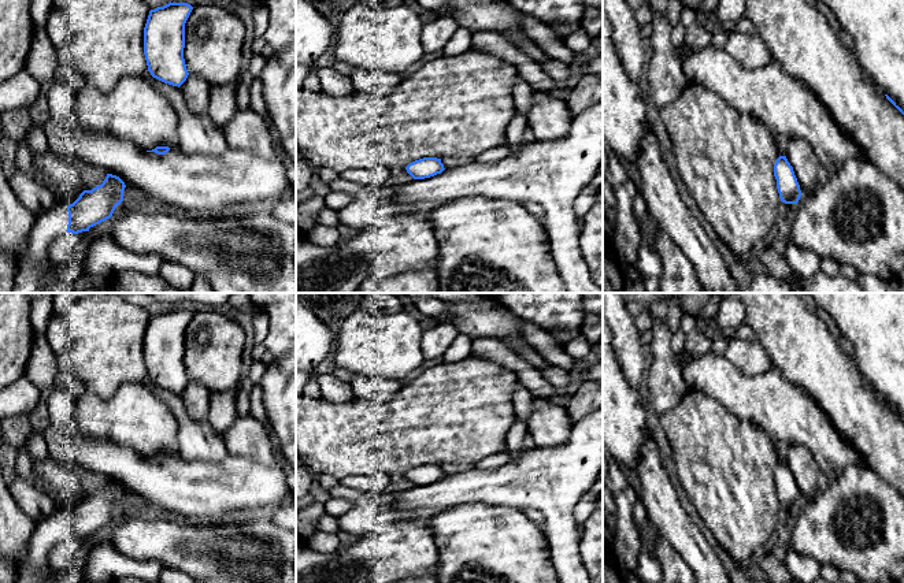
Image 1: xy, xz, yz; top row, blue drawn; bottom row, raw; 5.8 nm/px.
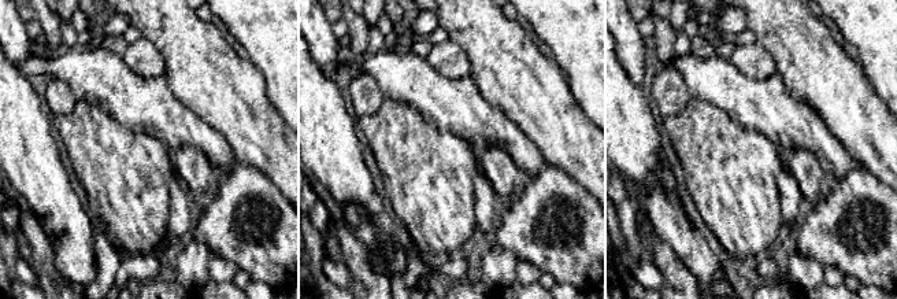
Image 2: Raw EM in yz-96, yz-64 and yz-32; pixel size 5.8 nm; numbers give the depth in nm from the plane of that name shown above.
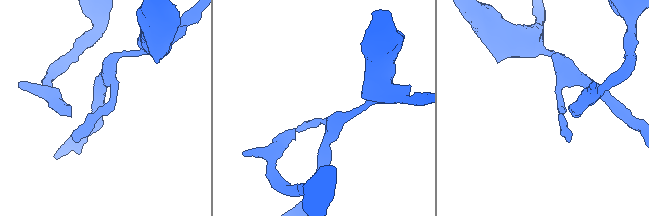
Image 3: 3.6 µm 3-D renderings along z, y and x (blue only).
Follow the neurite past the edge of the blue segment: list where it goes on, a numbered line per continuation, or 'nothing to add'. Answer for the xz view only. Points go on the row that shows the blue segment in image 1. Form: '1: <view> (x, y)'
1: xz (554, 174)

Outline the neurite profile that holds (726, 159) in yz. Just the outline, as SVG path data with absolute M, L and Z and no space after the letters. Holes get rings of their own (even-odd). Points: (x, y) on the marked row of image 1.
M688 83L671 104L659 112L673 144L679 175L690 196L712 226L714 235L744 260L755 245L766 241L781 204L774 177L774 164L779 157L774 134L760 119L740 114L722 96L697 83Z

